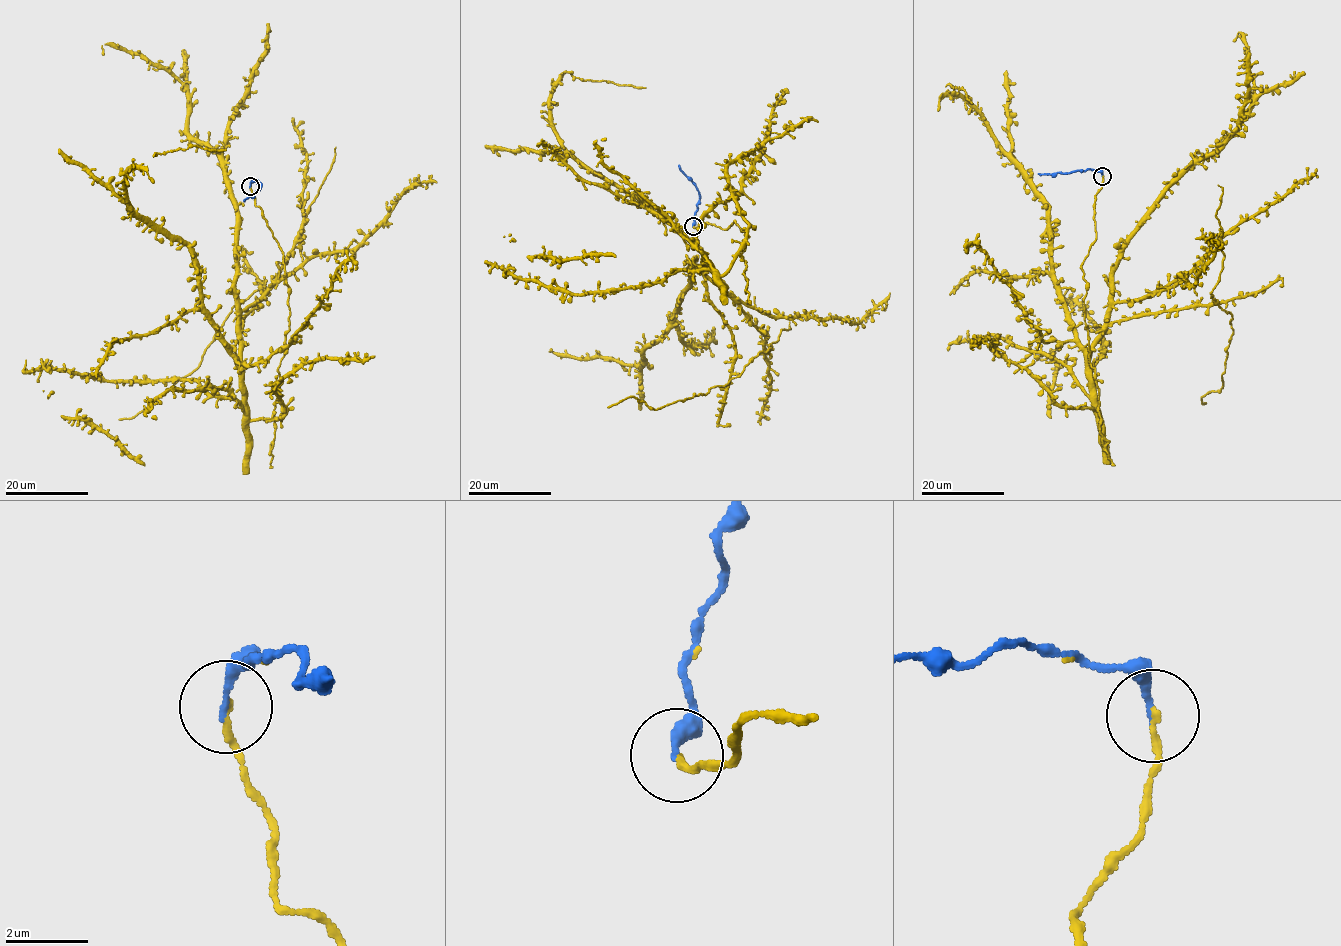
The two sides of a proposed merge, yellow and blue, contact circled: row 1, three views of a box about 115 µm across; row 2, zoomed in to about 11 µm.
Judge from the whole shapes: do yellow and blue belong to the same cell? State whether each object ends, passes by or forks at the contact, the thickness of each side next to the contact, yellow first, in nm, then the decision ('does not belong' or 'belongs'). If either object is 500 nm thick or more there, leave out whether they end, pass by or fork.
yellow ends | blue ends | 160/180 nm | belongs

